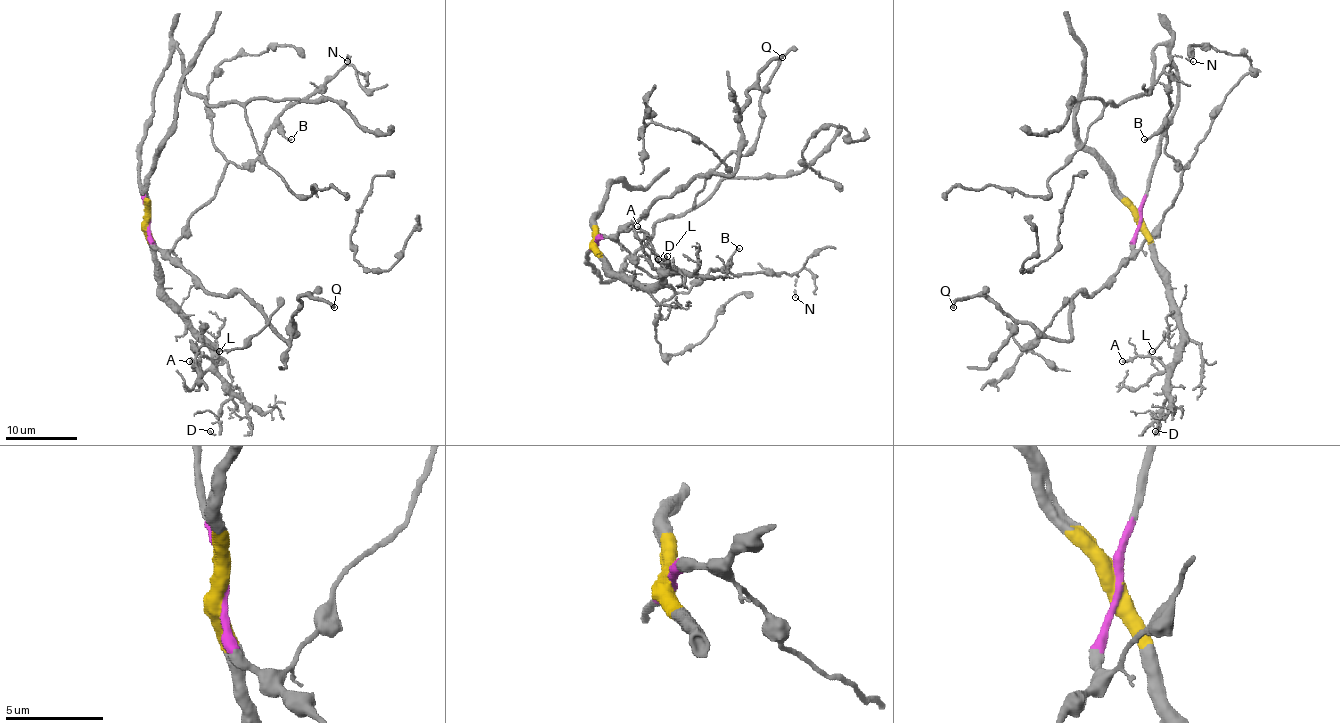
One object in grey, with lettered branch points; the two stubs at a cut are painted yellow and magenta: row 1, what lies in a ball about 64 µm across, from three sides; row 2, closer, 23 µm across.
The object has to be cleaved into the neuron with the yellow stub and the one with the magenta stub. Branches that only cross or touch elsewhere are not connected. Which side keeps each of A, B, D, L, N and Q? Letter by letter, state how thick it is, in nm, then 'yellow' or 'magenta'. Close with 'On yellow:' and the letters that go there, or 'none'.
A: 180 nm thick; yellow
B: 120 nm thick; magenta
D: 110 nm thick; yellow
L: 70 nm thick; yellow
N: 120 nm thick; magenta
Q: 320 nm thick; magenta
On yellow: A, D, L

